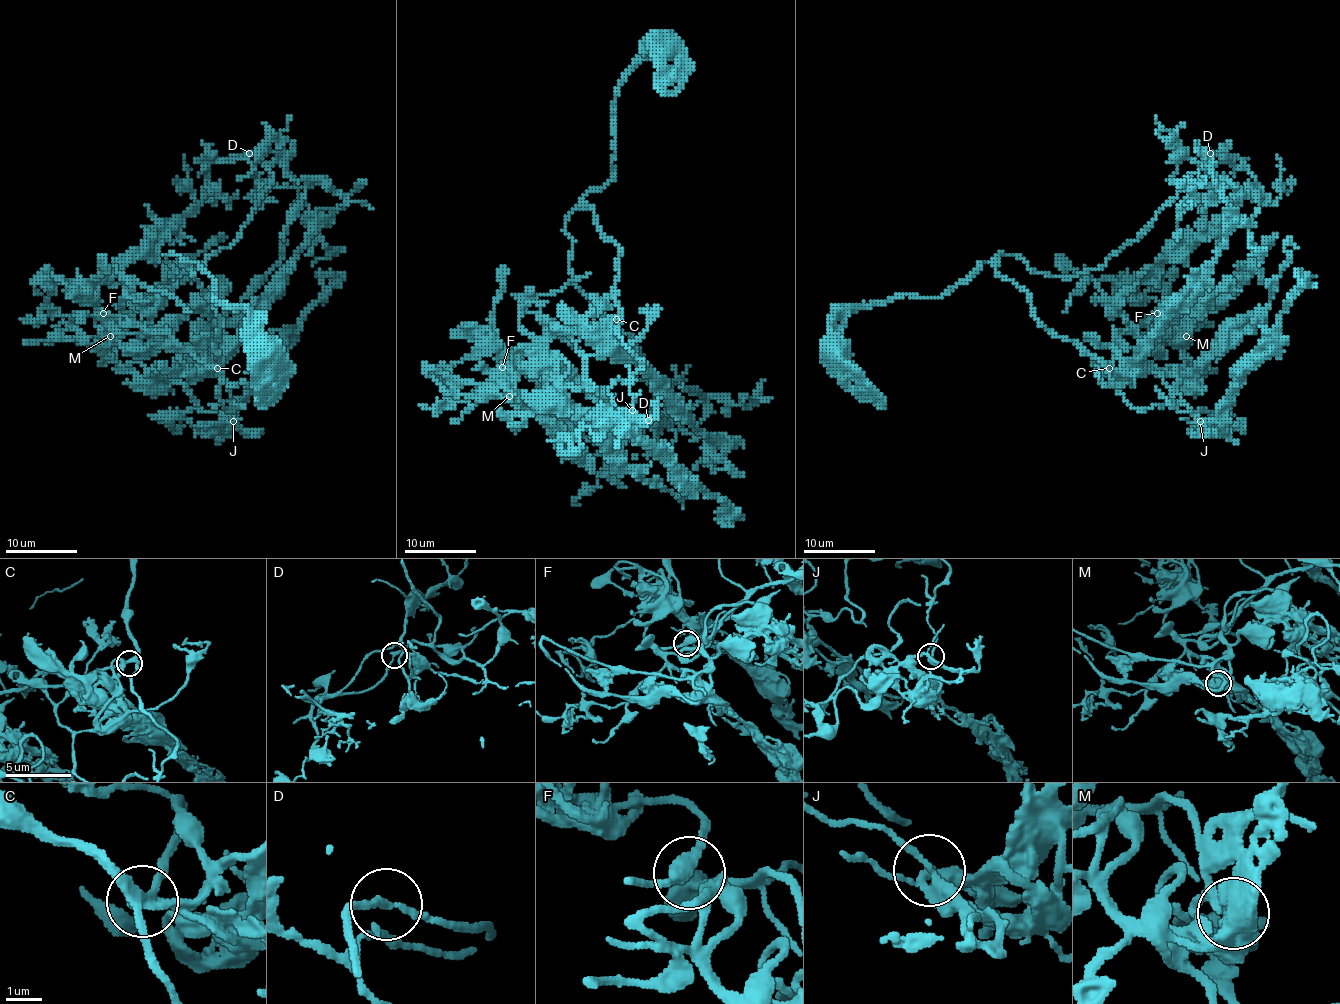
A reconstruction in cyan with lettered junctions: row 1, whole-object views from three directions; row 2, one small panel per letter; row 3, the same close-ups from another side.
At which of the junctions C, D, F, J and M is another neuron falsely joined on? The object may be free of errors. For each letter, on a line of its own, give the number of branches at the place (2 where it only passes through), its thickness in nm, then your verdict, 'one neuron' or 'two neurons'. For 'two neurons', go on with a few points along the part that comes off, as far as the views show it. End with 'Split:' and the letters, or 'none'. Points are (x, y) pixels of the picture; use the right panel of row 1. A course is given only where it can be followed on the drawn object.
C: branches 3; calibre 280 nm; one neuron
D: branches 4; calibre 180 nm; one neuron
F: branches 3; calibre 300 nm; one neuron
J: branches 4; calibre 280 nm; one neuron
M: branches 5; calibre 600 nm; one neuron
Split: none

